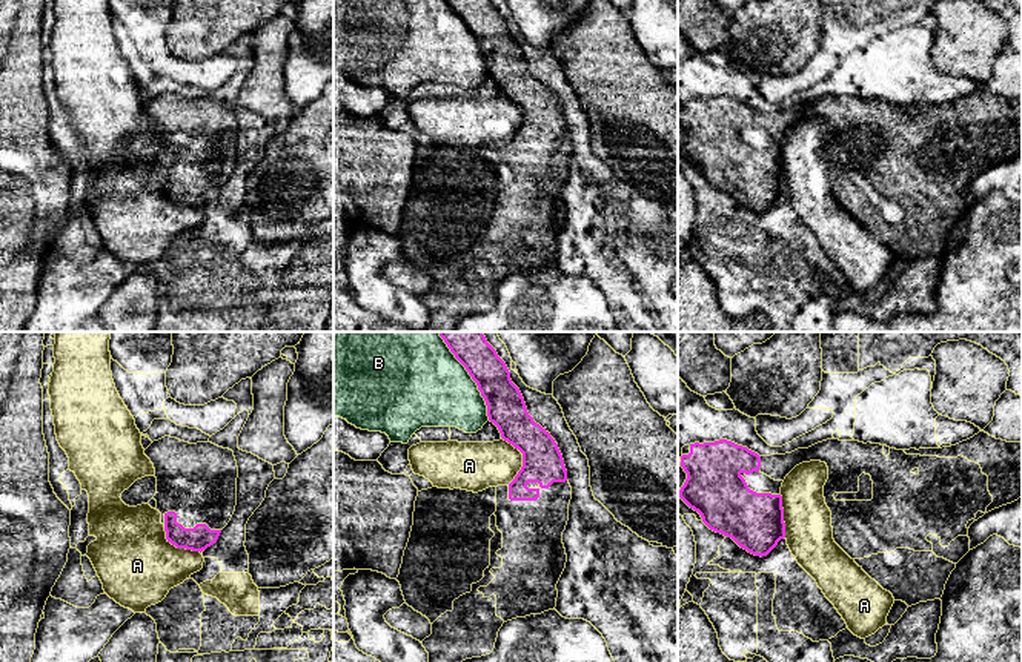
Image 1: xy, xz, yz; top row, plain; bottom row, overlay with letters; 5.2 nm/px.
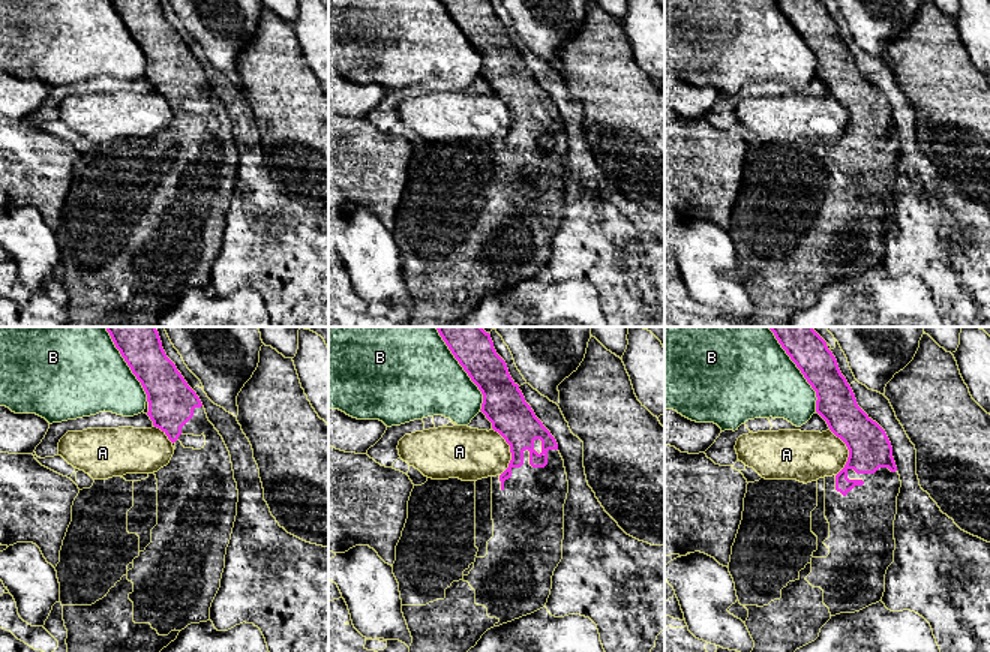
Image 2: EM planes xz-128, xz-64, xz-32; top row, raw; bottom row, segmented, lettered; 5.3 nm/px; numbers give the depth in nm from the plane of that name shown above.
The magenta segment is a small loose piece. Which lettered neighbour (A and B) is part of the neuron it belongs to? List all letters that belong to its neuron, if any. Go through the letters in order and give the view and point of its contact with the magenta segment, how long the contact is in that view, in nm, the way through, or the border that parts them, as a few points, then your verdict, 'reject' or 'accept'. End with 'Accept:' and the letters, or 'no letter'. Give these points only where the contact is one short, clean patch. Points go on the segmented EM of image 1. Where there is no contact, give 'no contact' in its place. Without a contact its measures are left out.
A: xy (177, 547) | 260 nm | along xy (163, 524), (165, 535), (174, 546), (200, 553) | reject
B: xz (471, 375) | 550 nm | reject
Accept: no letter

